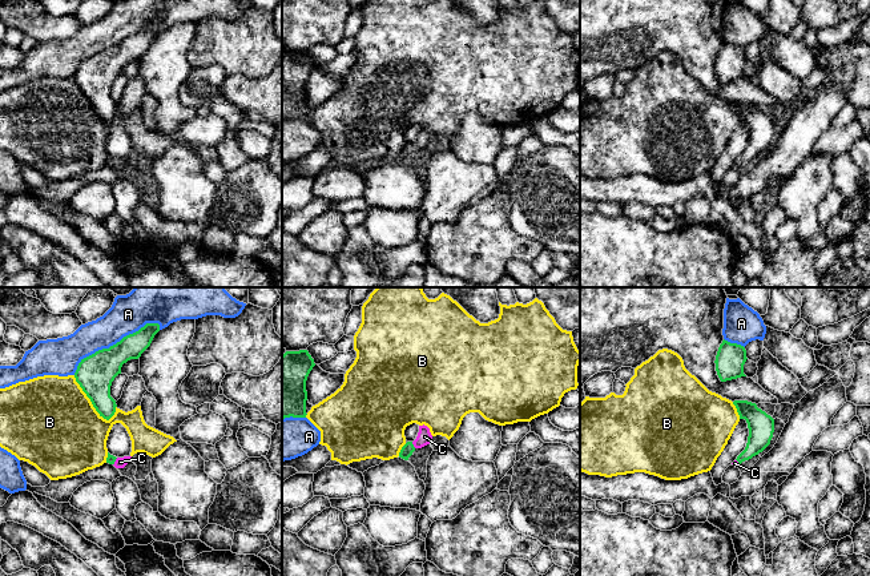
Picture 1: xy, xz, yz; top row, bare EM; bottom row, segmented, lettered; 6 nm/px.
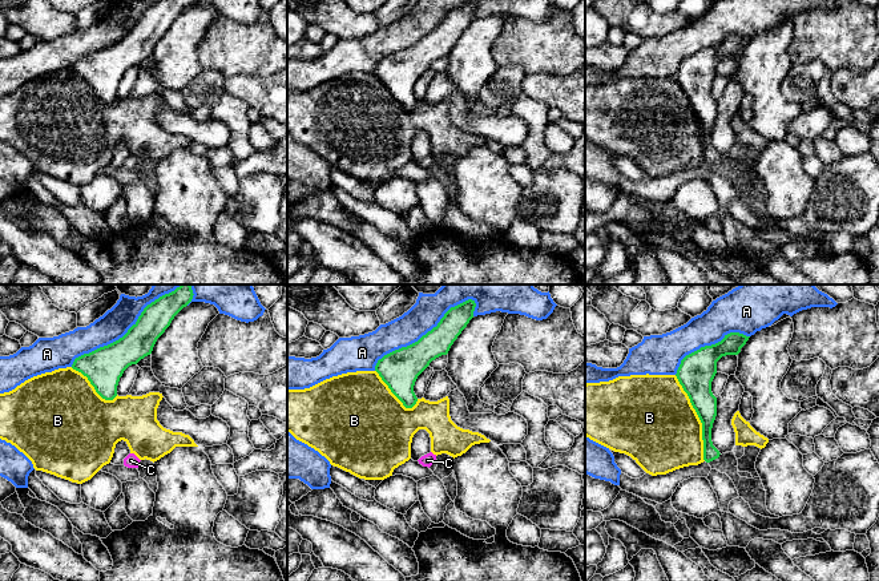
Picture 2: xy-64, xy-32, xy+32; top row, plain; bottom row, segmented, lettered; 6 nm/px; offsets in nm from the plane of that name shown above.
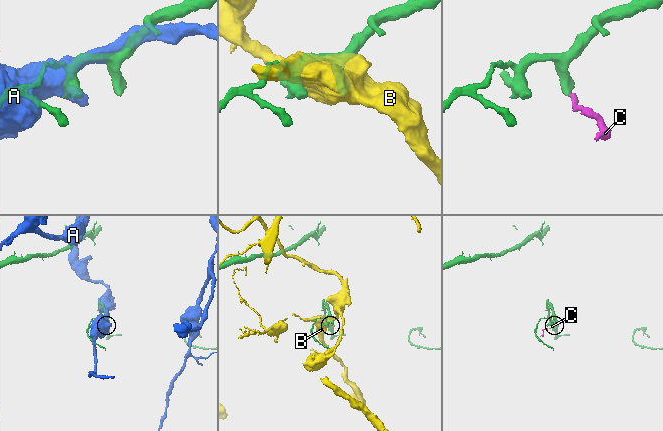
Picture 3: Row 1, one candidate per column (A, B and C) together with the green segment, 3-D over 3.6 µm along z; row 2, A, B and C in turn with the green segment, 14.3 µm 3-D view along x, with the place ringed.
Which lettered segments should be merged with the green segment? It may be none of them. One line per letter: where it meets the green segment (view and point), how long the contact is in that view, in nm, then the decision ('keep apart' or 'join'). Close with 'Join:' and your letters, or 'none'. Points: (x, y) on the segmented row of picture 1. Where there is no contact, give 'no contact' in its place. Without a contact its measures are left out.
A: meets green in xy at (113, 345); contact 600 nm long; keep apart
B: meets green in xy at (89, 398); contact 360 nm long; keep apart
C: meets green in xz at (413, 444); contact 50 nm long; join
Join: C

